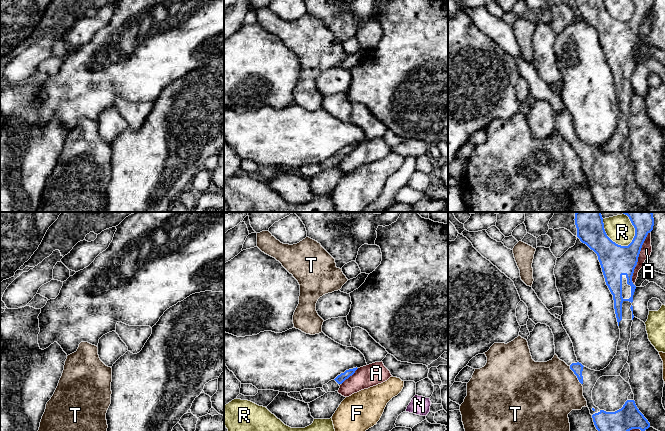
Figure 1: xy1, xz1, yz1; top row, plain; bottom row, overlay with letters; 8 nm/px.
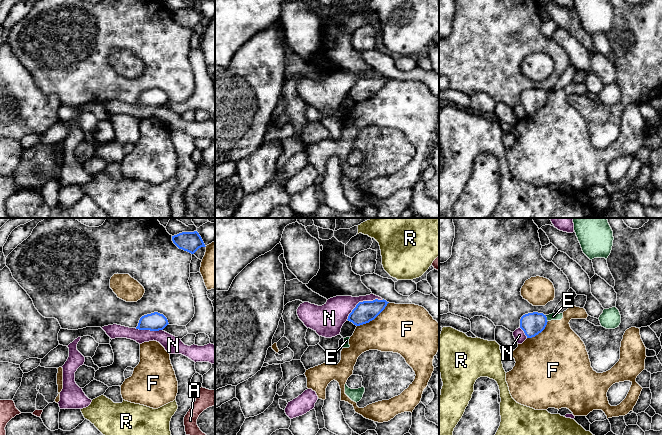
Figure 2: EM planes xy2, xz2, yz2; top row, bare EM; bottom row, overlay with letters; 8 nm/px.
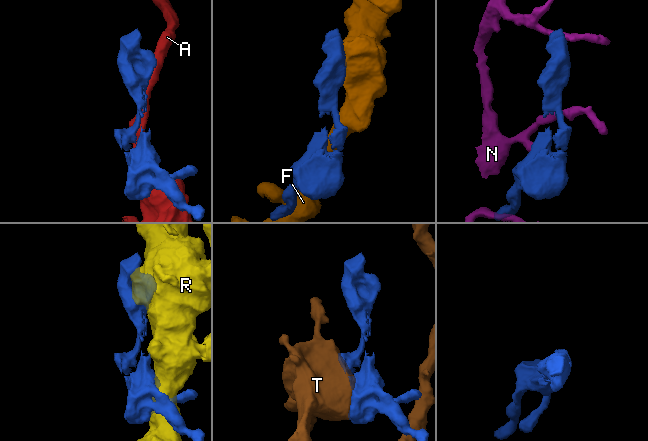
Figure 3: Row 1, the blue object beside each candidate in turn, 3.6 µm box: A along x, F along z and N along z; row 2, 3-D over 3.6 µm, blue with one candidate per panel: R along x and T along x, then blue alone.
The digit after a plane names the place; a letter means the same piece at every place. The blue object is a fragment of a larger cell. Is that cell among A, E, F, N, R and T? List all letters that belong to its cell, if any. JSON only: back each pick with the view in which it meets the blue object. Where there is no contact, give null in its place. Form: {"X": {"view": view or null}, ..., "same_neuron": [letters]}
{"same_neuron": []}

